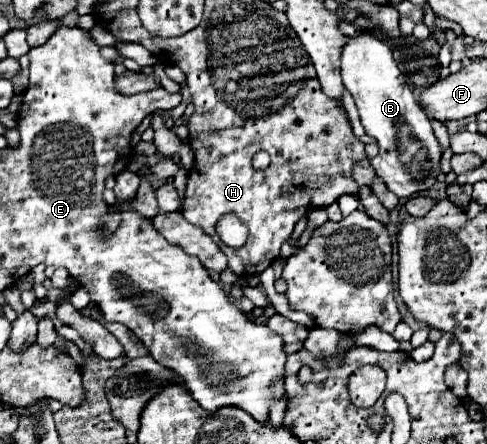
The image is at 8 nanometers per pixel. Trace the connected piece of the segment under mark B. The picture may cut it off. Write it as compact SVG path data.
M360 32L356 38L346 38L340 68L344 86L354 96L366 134L372 134L378 140L380 152L370 160L376 174L398 198L410 198L416 192L428 190L440 172L438 162L442 148L434 138L430 120L414 98L406 76L392 58L392 48L388 42L370 32Z

